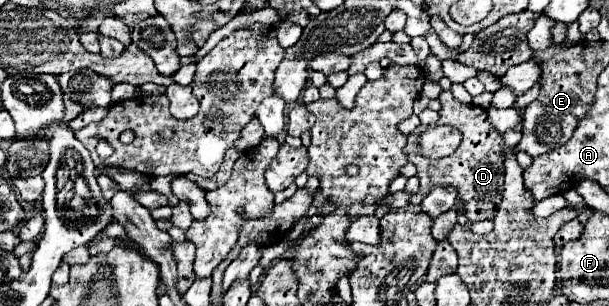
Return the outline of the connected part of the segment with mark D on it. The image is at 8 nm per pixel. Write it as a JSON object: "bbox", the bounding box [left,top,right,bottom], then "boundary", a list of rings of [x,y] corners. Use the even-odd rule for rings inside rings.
{"bbox":[404,91,504,223],"boundary":[[[444,91],[440,95],[442,109],[439,111],[437,125],[452,125],[462,131],[462,145],[458,151],[454,151],[452,157],[446,159],[428,159],[419,153],[410,153],[410,147],[416,146],[418,133],[408,135],[407,145],[404,153],[408,161],[416,165],[418,173],[416,177],[420,179],[420,191],[418,195],[428,195],[434,187],[452,186],[462,189],[460,199],[464,201],[464,213],[470,223],[492,219],[494,211],[498,209],[498,203],[502,201],[502,191],[504,191],[504,139],[502,135],[492,127],[492,123],[486,117],[486,109],[478,105],[464,105],[452,97],[450,91]]]}

